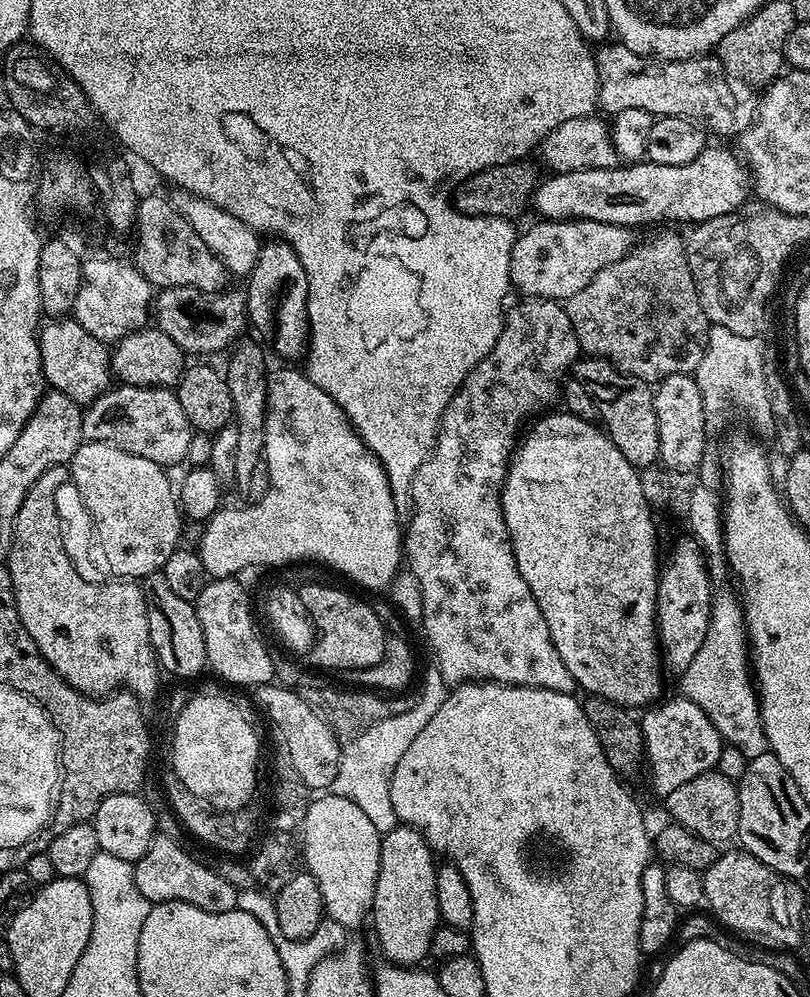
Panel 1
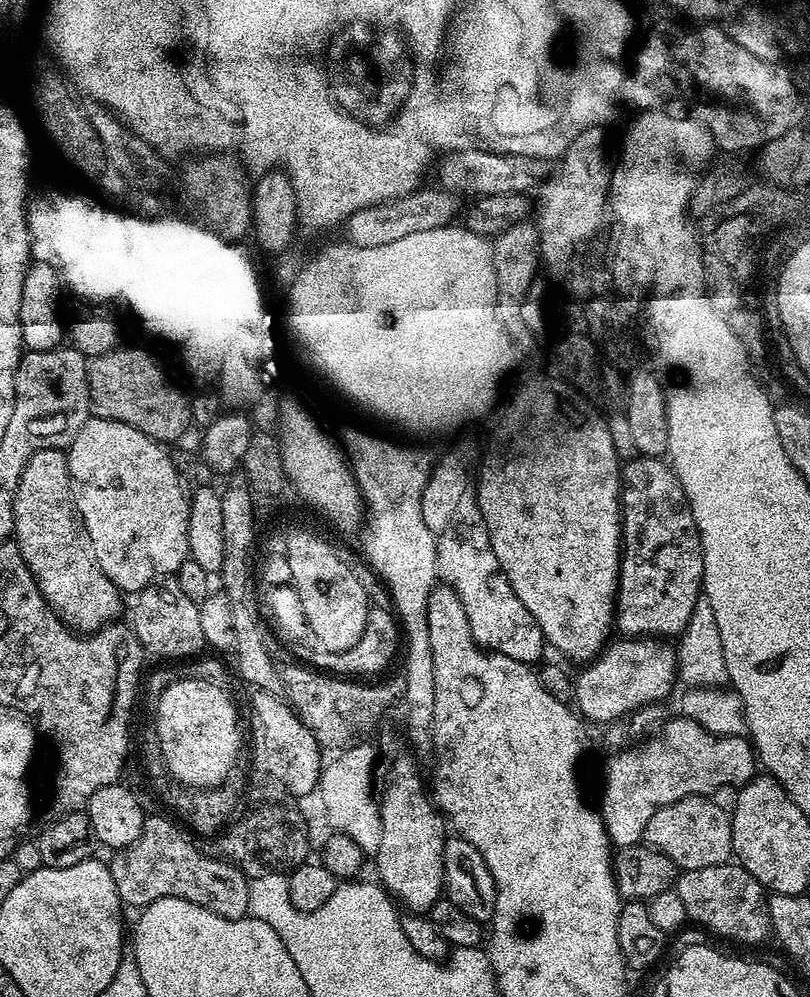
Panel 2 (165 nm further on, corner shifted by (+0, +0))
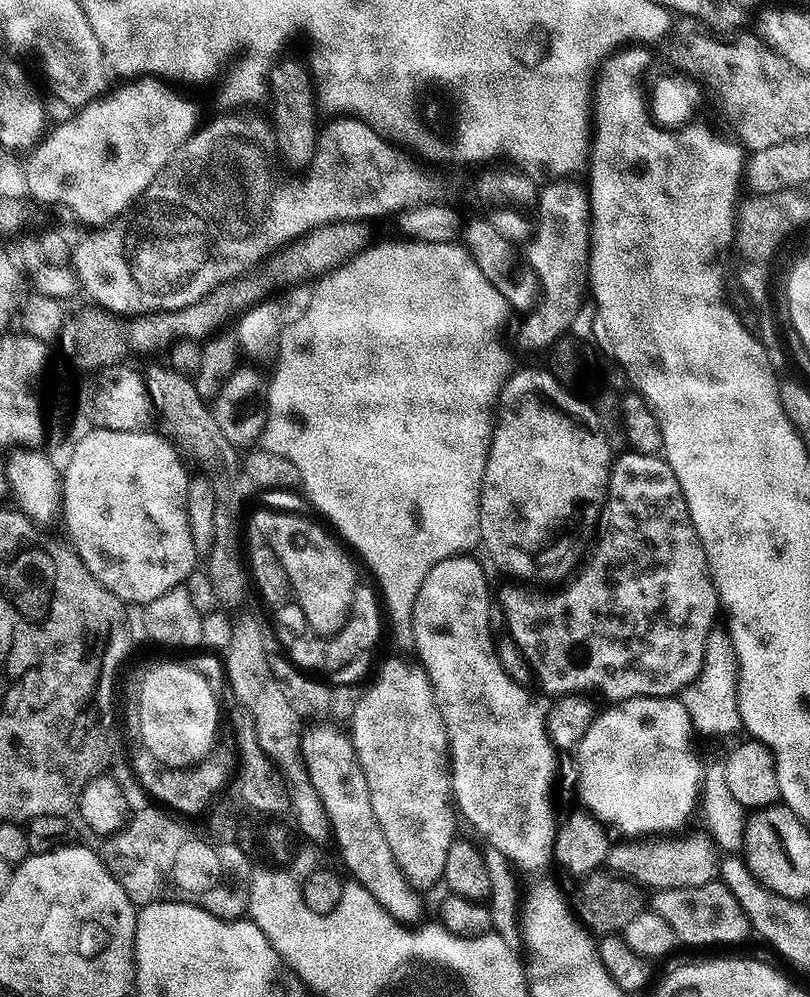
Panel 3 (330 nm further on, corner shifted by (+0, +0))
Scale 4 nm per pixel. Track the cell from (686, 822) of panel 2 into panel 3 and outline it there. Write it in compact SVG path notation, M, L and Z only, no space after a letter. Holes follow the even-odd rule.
M707 835L692 836L682 842L652 843L656 842L626 842L609 847L607 871L644 890L693 888L717 879L718 852Z

